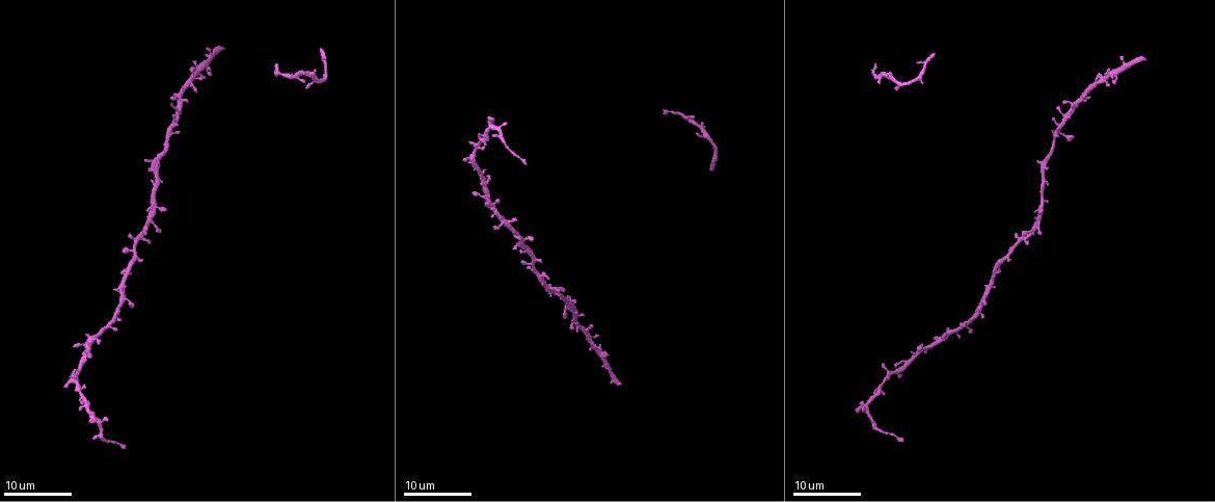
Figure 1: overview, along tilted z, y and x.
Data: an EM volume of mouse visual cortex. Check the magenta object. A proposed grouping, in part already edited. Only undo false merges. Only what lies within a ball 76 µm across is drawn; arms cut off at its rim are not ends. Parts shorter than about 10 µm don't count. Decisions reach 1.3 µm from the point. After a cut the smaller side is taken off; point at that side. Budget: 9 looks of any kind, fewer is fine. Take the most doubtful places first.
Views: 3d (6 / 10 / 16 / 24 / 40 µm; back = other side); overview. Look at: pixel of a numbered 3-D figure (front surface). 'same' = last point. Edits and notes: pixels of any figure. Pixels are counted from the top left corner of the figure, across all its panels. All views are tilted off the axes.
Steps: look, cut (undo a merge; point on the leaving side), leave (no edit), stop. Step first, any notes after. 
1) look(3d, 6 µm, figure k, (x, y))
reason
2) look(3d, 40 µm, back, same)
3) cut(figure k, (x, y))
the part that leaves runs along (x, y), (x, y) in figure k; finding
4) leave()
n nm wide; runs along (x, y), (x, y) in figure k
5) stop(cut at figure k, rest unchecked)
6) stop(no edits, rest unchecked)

look(3d, 24 µm, figure 1, (183, 98))
branch point

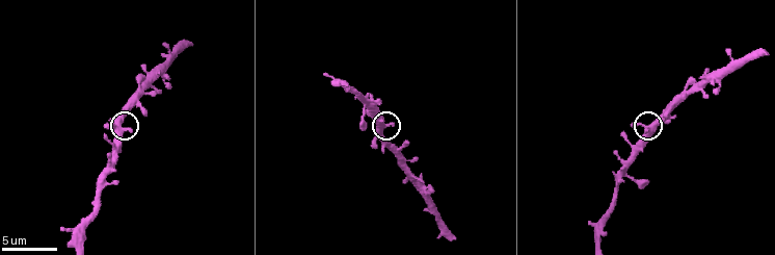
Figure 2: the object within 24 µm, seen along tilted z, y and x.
look(3d, 10 µm, figure 2, (383, 128))
zoom in

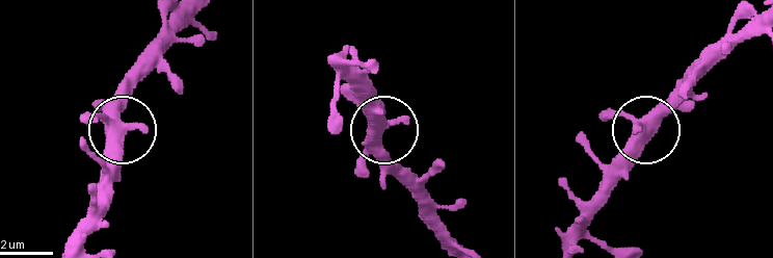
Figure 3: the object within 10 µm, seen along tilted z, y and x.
leave()
3 arms; continuous, no second cell

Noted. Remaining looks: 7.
look(3d, 16 µm, figure 1, (99, 421))
three arms meet

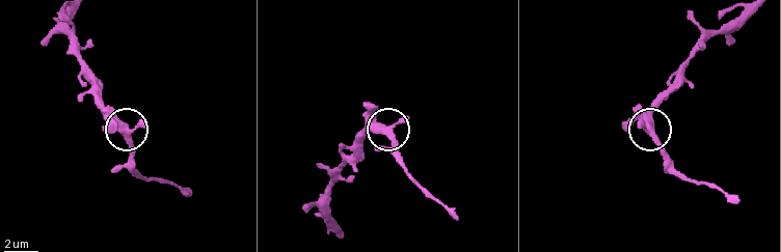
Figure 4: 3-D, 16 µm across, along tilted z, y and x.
look(3d, 10 µm, figure 4, (119, 129))

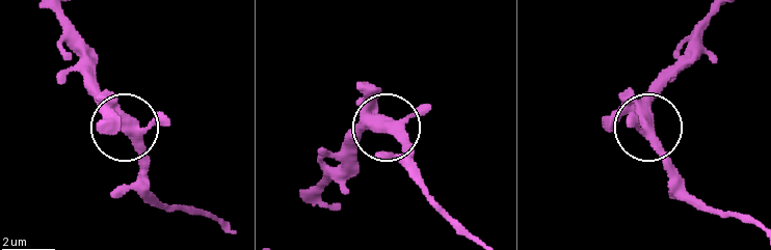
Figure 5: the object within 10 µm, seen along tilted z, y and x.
look(3d, 10 µm, back, figure 5, (387, 128))

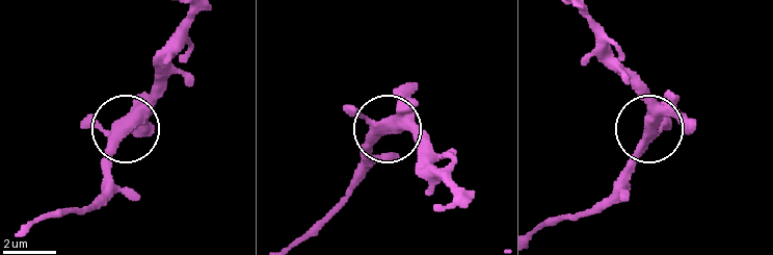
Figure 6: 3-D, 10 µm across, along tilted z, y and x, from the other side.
leave()
380 nm wide; runs along (195, 18), (107, 172) in figure 6; all the same cell

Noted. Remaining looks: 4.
look(3d, 24 µm, figure 1, (1044, 176))
three arms meet

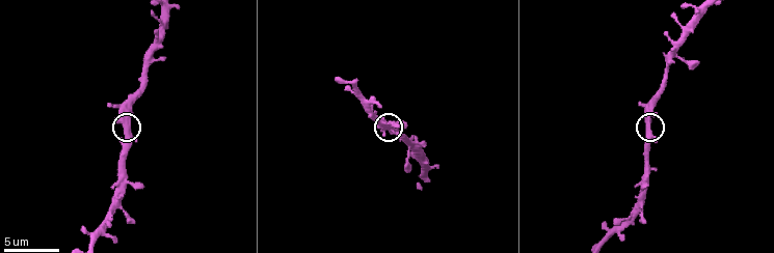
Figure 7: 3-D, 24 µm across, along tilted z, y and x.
look(3d, 6 µm, figure 7, (647, 131))

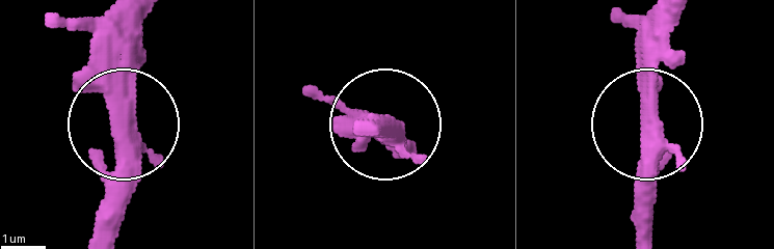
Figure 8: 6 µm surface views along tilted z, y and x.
leave()
380 nm wide; runs along (126, 116), (126, 12) in figure 8; one cell here

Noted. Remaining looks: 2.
look(3d, 16 µm, figure 2, (151, 78))
calibre changes

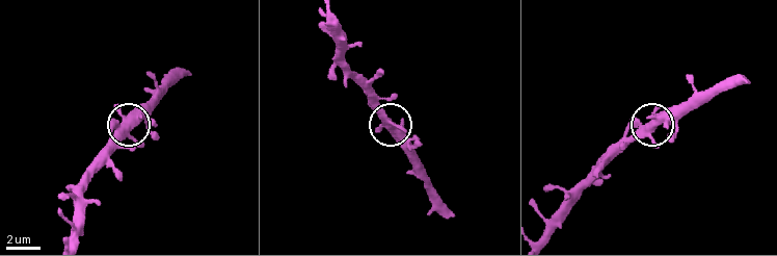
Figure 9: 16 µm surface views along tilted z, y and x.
leave()
all the same cell

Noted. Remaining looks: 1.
stop(no edits, rest unchecked)

